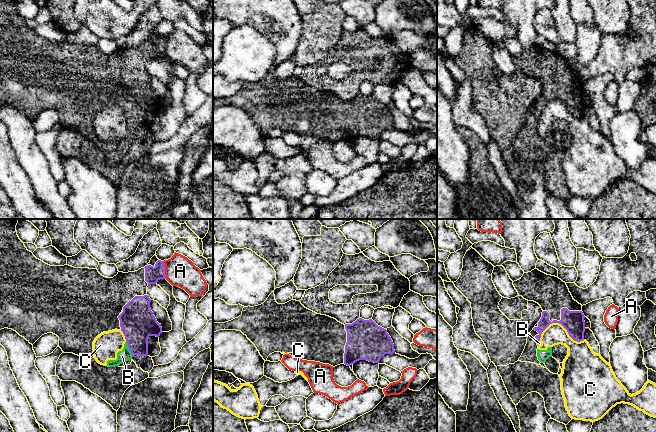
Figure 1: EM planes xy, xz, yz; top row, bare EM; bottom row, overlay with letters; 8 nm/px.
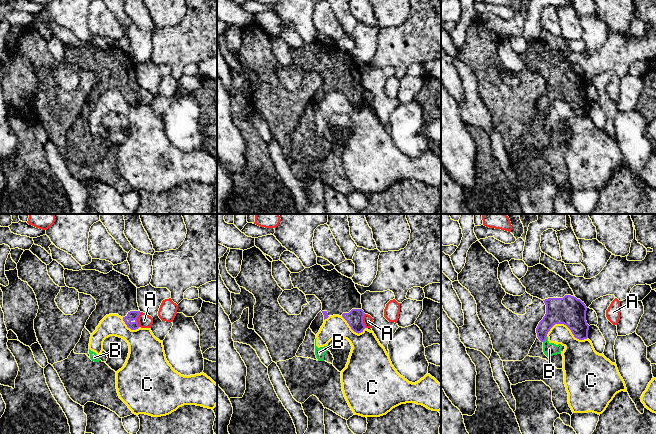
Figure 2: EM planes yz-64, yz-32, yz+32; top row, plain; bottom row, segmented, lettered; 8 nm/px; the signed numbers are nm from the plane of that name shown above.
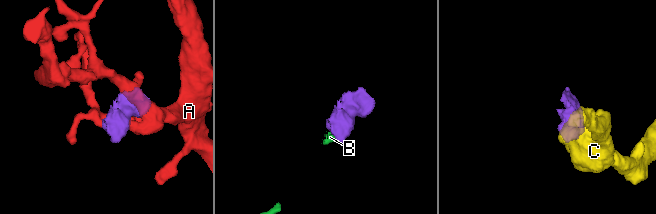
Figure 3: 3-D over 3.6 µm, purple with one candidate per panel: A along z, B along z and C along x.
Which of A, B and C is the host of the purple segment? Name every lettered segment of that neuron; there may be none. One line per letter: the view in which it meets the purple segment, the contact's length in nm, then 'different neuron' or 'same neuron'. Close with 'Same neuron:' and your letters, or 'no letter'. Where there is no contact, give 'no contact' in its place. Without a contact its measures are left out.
A: contact in xy; length 150 nm; different neuron
B: contact in xy; length 140 nm; different neuron
C: contact in yz; length 360 nm; different neuron
Same neuron: no letter

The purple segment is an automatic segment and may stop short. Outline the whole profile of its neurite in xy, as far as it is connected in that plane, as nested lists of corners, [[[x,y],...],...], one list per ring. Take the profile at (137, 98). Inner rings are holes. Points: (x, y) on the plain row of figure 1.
[[[0,0],[0,106],[12,105],[32,121],[42,111],[53,109],[59,113],[58,122],[64,129],[91,136],[95,114],[103,108],[117,105],[123,108],[132,132],[148,132],[148,114],[159,113],[162,103],[150,85],[147,62],[166,55],[163,37],[158,36],[154,43],[147,41],[135,48],[118,48],[113,54],[102,52],[97,45],[50,42],[27,26],[17,11],[16,1]]]

